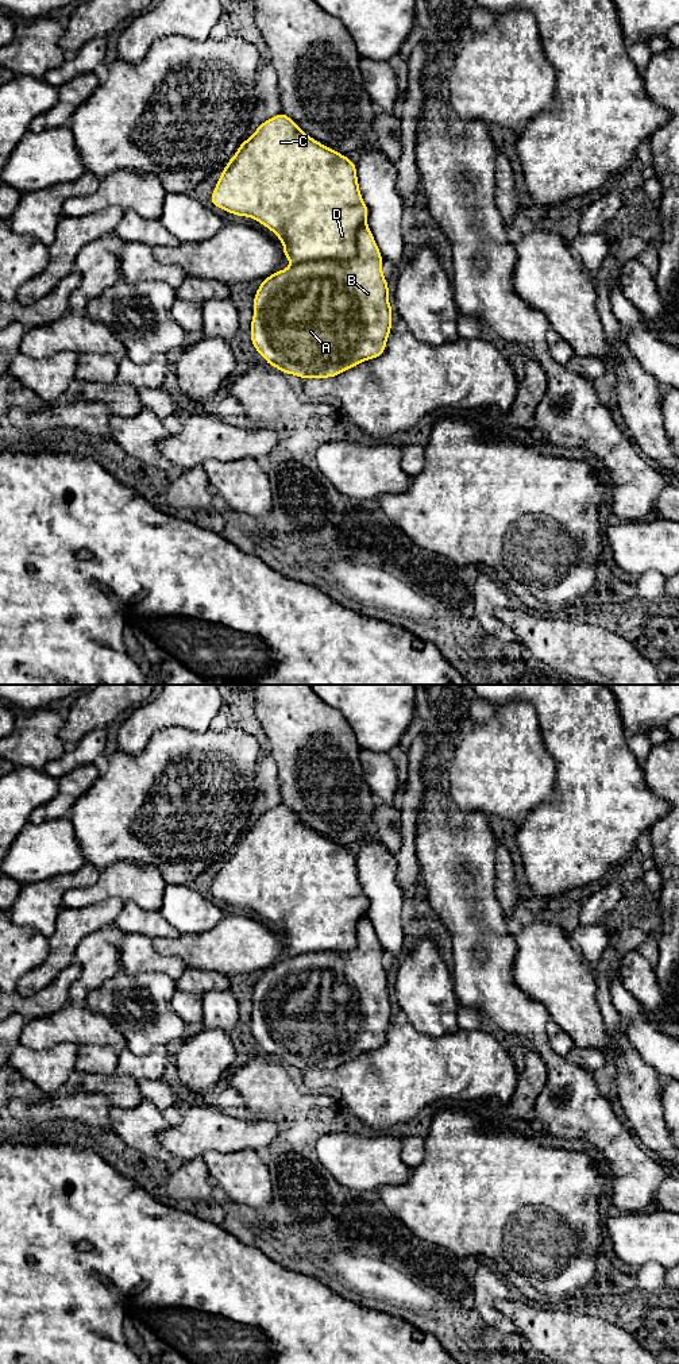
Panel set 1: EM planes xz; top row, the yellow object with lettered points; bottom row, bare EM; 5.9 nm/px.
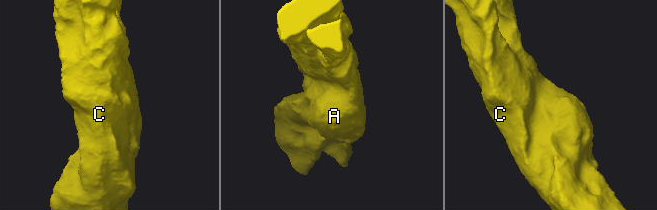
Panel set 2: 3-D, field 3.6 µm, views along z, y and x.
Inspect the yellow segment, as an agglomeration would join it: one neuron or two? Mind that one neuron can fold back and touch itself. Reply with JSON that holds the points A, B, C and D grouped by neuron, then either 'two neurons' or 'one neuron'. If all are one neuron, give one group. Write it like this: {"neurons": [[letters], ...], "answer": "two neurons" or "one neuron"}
{"neurons": [["A", "B", "C", "D"]], "answer": "one neuron"}

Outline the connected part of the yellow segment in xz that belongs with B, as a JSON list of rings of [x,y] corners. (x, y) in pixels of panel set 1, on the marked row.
[[[285,113],[265,120],[221,170],[212,205],[235,216],[251,217],[273,231],[292,263],[265,278],[254,296],[251,343],[269,366],[283,374],[305,378],[331,378],[385,352],[391,332],[389,285],[382,273],[383,258],[370,227],[356,165],[346,155],[305,134]]]

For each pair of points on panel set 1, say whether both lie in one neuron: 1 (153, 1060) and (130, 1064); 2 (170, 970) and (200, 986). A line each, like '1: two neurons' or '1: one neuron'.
1: one neuron
2: two neurons

